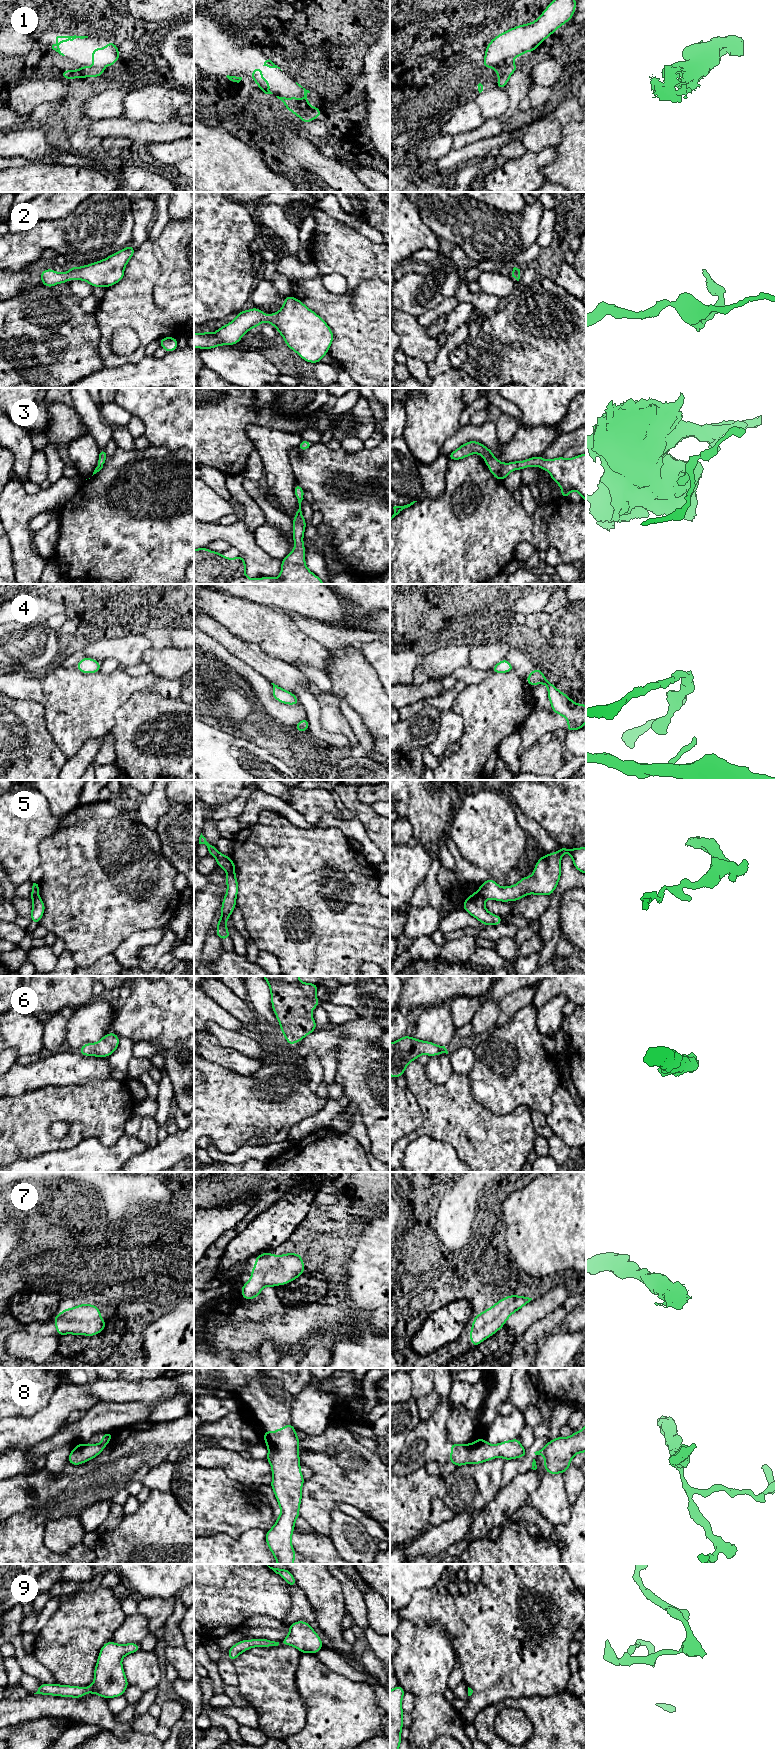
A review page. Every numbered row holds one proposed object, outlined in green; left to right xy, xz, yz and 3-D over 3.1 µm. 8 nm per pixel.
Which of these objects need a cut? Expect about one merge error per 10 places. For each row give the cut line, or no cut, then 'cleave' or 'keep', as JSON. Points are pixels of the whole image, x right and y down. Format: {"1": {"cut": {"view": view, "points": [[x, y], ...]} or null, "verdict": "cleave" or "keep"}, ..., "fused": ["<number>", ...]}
{"1": {"cut": null, "verdict": "keep"}, "2": {"cut": null, "verdict": "keep"}, "3": {"cut": null, "verdict": "keep"}, "4": {"cut": null, "verdict": "keep"}, "5": {"cut": {"view": "xy", "points": [[38, 894], [31, 896]]}, "verdict": "cleave"}, "6": {"cut": null, "verdict": "keep"}, "7": {"cut": null, "verdict": "keep"}, "8": {"cut": null, "verdict": "keep"}, "9": {"cut": null, "verdict": "keep"}, "fused": ["5"]}

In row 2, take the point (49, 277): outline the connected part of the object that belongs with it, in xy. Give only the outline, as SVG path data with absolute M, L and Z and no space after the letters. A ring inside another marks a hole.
M129 245L101 261L82 267L70 267L68 272L58 273L53 269L42 270L41 283L51 288L59 283L67 283L71 278L84 280L93 287L110 287L124 278L124 269L134 252L135 248Z

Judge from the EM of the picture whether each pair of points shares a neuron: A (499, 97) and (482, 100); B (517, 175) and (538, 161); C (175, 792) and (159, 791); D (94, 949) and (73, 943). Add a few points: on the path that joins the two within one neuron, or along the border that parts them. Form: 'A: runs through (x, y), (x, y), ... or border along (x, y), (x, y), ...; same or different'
A: runs through (495, 100), (486, 100); same
B: runs through (522, 174), (533, 163); same
C: border along (165, 790), (167, 800), (170, 803); different
D: runs through (89, 944), (78, 943); same

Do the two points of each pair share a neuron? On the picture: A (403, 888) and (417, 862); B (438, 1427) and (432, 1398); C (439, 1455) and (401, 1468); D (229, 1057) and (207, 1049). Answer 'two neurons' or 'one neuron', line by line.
A: one neuron
B: two neurons
C: one neuron
D: one neuron

